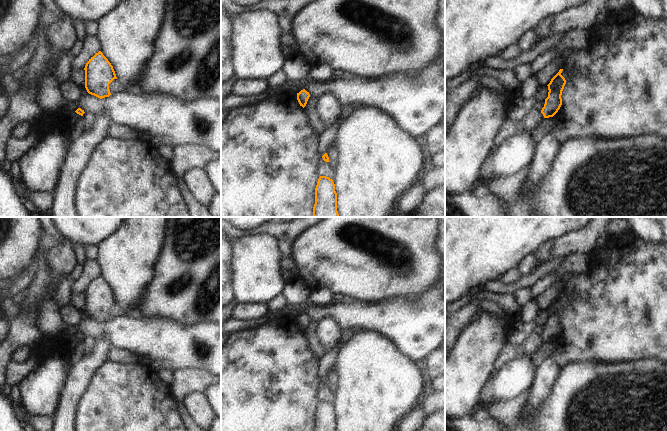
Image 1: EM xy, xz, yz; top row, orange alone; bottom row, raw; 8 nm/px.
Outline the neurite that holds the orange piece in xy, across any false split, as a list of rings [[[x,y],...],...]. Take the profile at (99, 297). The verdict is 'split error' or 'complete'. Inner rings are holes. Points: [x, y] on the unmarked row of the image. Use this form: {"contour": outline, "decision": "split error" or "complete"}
{"contour": [[[101,275],[89,283],[84,294],[87,316],[100,323],[109,321],[109,308],[117,301],[113,290]]], "decision": "complete"}

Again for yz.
{"contour": [[[563,293],[551,303],[548,310],[548,321],[545,323],[544,331],[541,334],[544,342],[553,341],[562,329],[562,315],[566,308],[565,302],[561,299]]], "decision": "complete"}

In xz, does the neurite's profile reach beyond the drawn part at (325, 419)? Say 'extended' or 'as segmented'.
as segmented

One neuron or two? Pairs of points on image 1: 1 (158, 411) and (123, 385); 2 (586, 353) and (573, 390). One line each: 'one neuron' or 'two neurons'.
1: one neuron
2: two neurons

